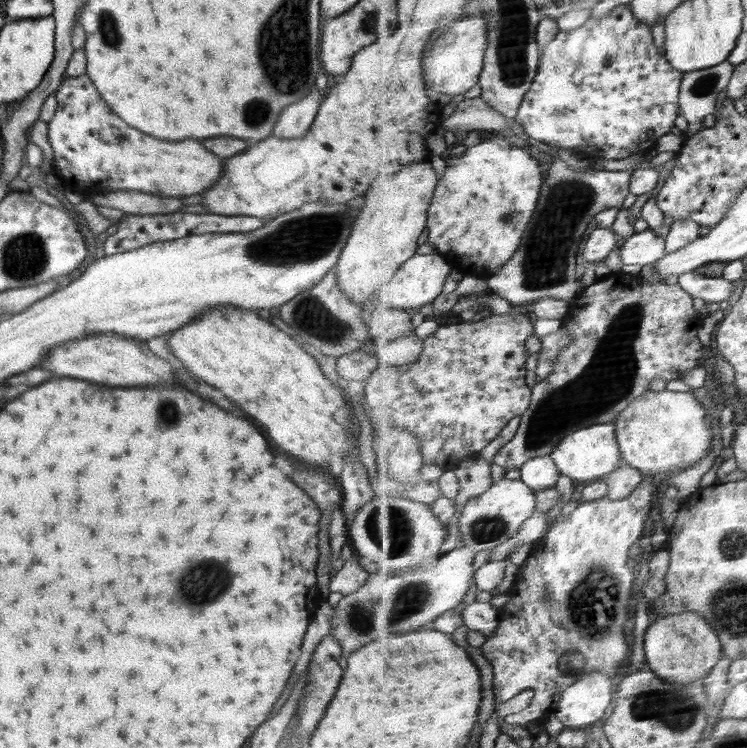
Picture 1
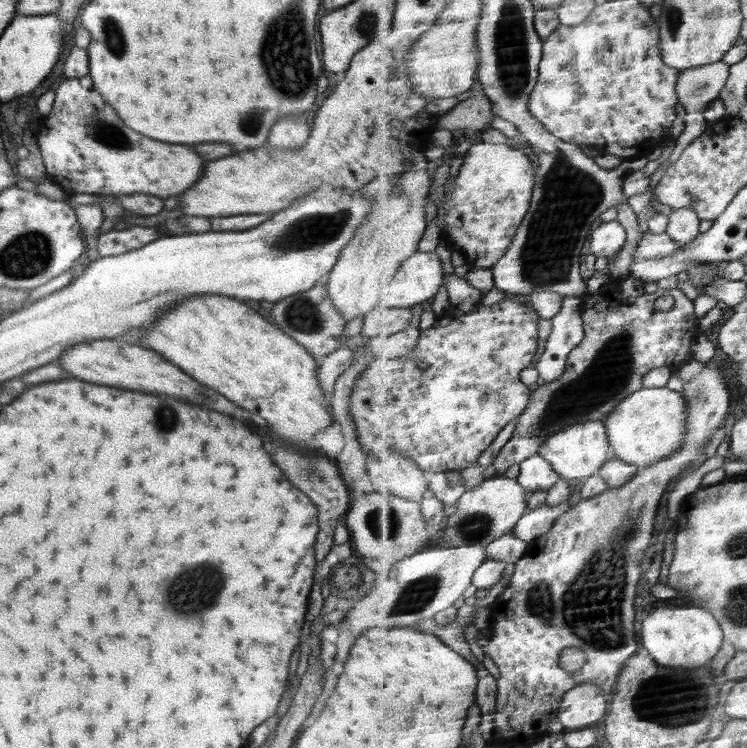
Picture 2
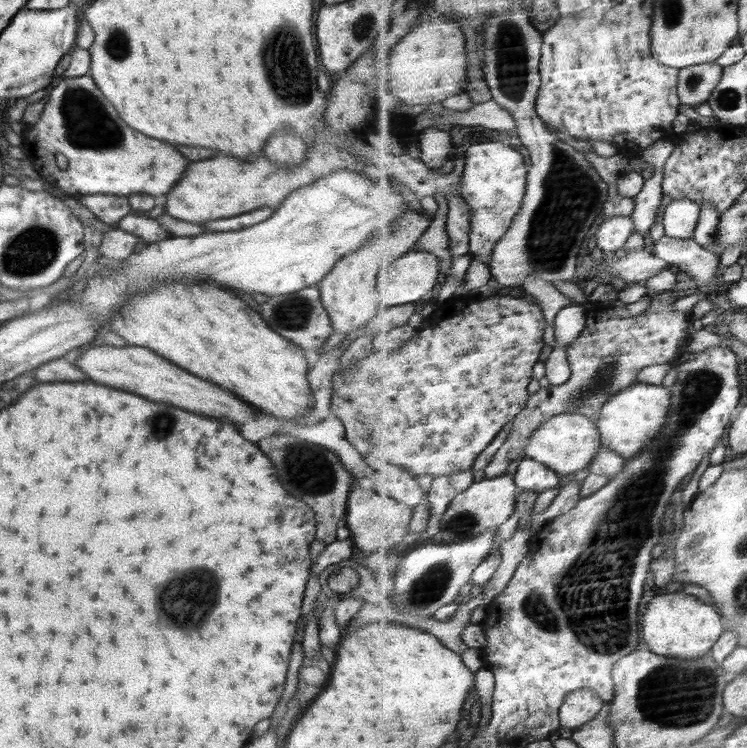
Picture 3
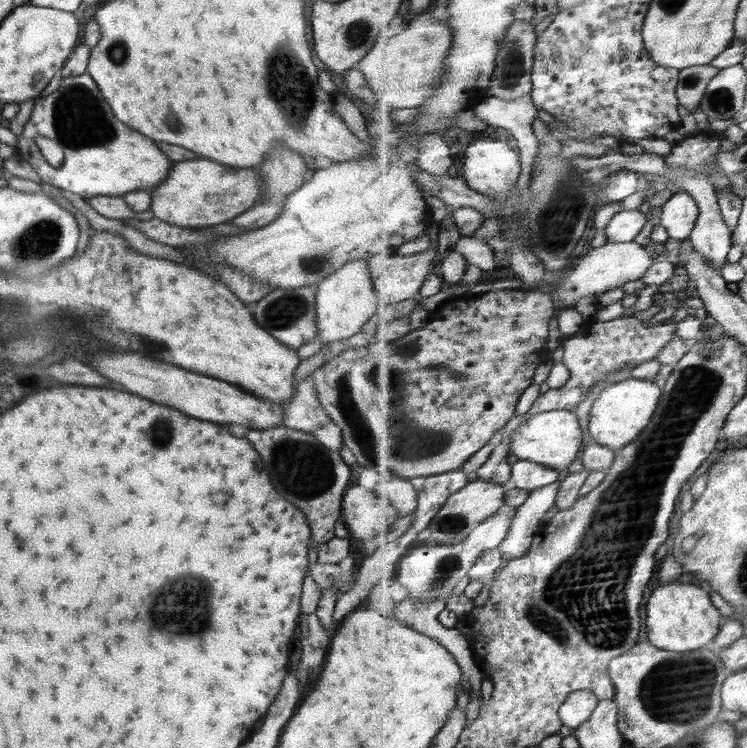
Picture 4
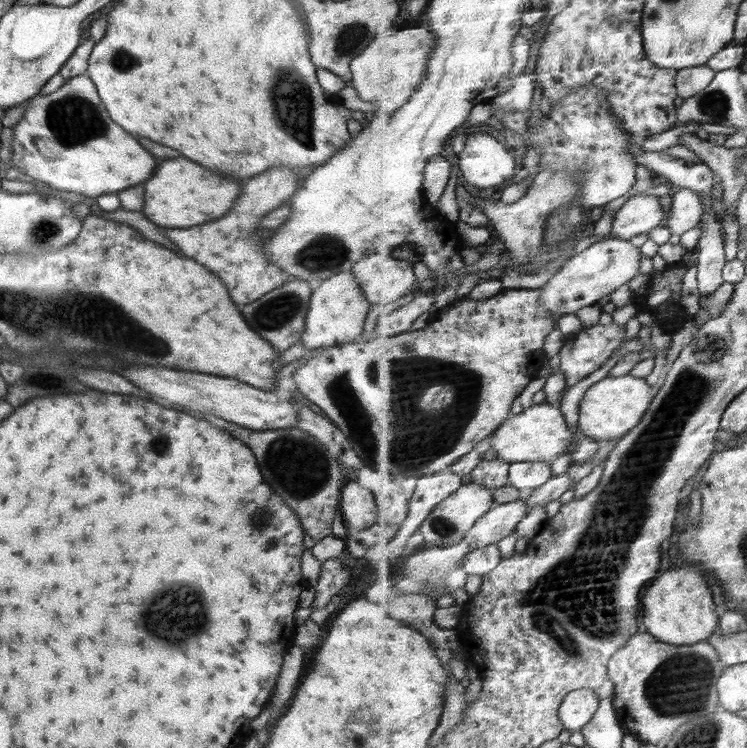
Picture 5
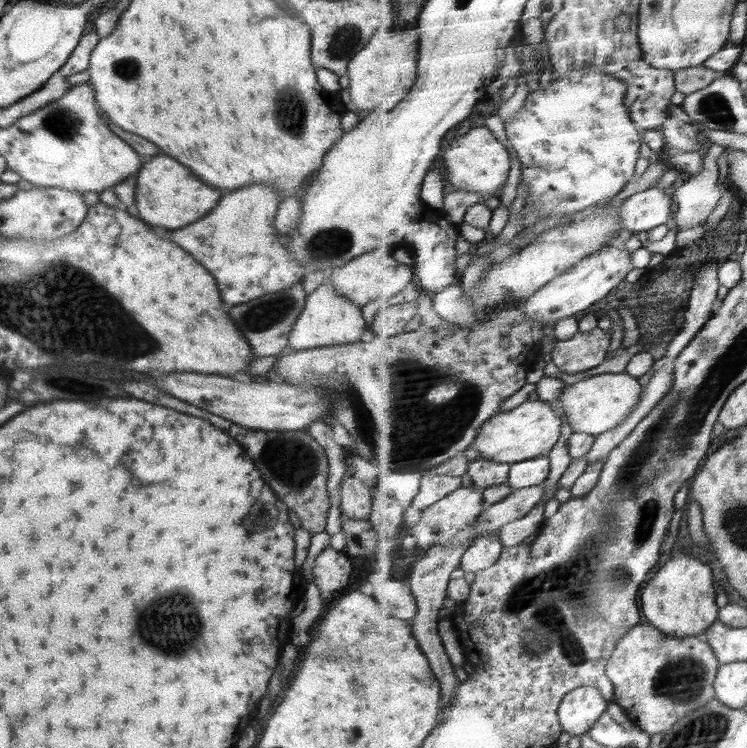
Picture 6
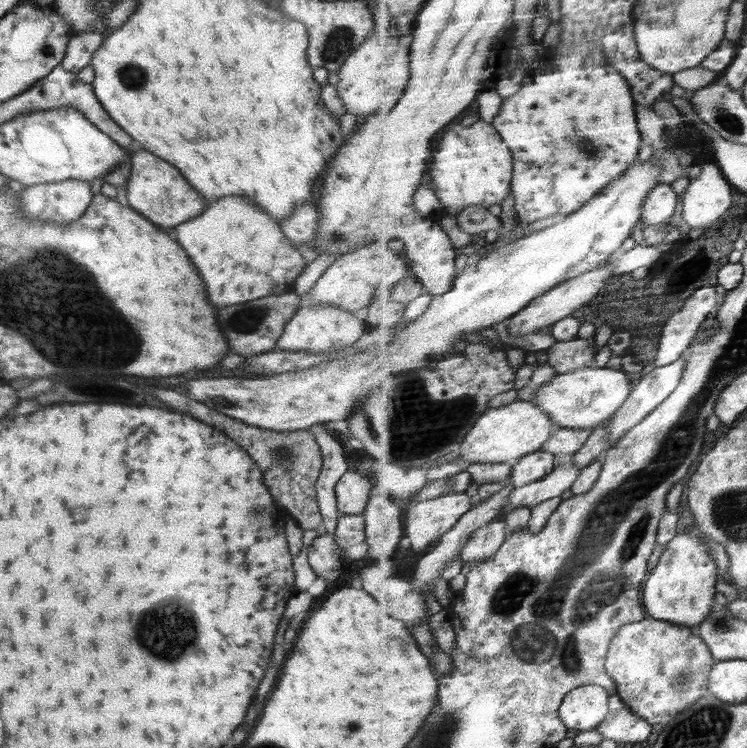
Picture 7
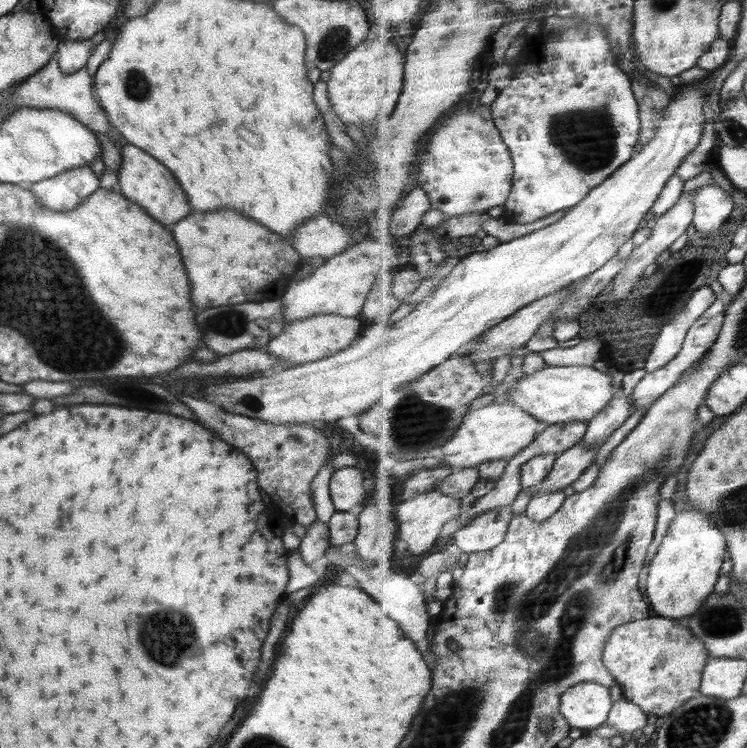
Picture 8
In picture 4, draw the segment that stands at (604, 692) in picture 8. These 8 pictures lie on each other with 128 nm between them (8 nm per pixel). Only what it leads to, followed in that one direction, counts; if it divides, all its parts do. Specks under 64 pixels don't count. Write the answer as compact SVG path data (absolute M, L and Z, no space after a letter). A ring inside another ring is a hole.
M579 690L572 693L561 708L565 726L577 730L591 721L592 715L599 708L600 701L600 697L593 690Z

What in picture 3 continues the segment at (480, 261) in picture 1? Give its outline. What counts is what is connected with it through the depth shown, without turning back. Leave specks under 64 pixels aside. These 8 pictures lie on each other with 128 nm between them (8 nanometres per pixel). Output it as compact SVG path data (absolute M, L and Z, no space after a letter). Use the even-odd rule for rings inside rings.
M482 142L470 148L464 176L464 198L472 205L474 220L472 222L471 255L486 264L493 260L493 253L504 235L514 225L514 218L524 208L526 186L530 170L526 168L526 158L518 149L512 148L510 142Z

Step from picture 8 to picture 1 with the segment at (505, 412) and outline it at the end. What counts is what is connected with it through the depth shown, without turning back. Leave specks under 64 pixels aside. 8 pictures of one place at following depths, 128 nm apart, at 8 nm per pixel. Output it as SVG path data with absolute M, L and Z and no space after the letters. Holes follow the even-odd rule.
M615 421L584 427L565 435L560 446L551 454L563 474L572 476L576 482L596 481L618 470L624 461Z

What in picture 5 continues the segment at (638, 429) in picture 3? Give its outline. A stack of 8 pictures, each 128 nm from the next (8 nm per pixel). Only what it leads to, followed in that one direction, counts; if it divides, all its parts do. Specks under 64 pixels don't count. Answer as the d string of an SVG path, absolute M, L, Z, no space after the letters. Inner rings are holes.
M626 375L601 380L594 384L584 396L580 429L585 435L595 438L597 441L620 441L622 437L642 423L642 419L646 417L648 409L655 401L655 396L656 394L645 378Z

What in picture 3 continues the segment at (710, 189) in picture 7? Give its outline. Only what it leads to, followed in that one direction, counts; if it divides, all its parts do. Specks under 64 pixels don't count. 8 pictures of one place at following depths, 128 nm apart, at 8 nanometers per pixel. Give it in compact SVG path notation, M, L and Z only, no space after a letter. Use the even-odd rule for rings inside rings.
M690 198L672 200L663 217L667 234L670 237L693 238L700 223L702 209L700 203Z

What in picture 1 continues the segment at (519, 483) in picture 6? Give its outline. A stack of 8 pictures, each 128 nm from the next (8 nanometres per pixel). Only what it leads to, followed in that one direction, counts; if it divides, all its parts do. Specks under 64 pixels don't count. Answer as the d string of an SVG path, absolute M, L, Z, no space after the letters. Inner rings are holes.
M552 455L533 458L521 468L521 479L537 492L556 487L562 472Z

